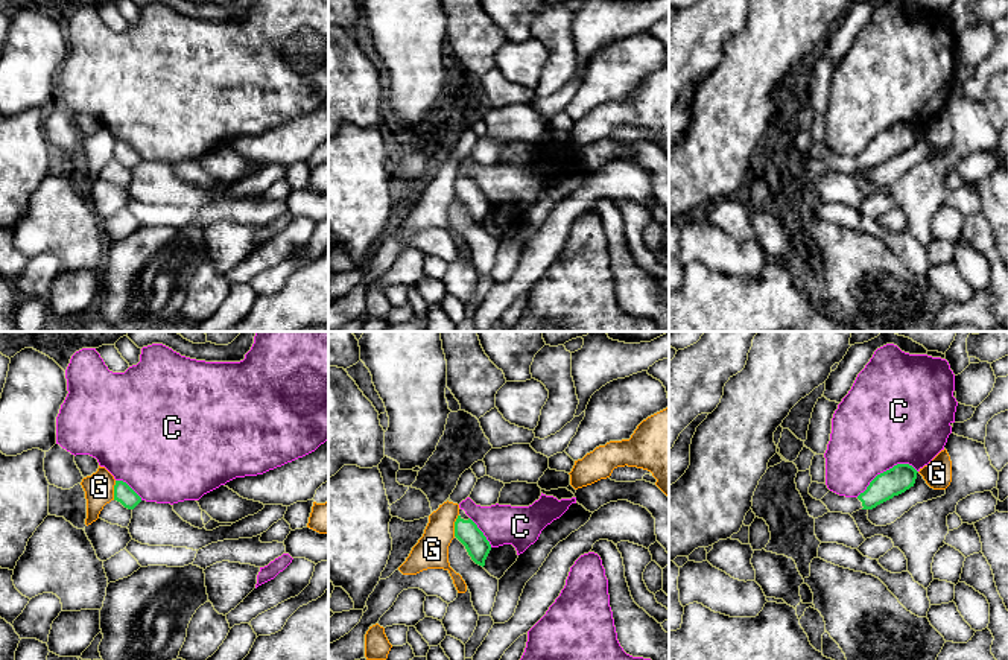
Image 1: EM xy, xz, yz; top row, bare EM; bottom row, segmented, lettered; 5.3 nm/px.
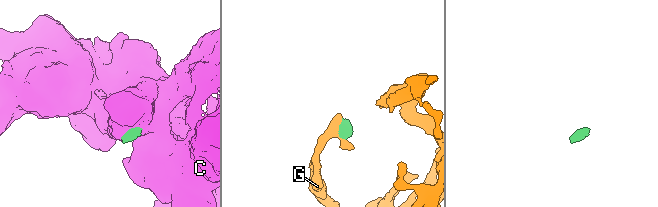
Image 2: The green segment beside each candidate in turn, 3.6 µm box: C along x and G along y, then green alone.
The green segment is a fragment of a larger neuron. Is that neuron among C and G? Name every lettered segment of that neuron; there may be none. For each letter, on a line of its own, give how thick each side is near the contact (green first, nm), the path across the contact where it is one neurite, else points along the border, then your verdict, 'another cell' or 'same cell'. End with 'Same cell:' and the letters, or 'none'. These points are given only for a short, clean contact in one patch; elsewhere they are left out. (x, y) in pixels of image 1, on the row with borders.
C: calibres 140 and 460 nm; border yz (917, 470), (908, 464), (894, 464), (881, 472), (856, 496); another cell
G: calibres 120 and 180 nm; border xz (458, 514), (453, 523), (453, 536); another cell
Same cell: none

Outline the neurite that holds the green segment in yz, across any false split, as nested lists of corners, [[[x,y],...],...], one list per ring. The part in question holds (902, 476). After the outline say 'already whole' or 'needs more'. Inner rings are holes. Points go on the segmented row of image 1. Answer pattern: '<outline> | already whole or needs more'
[[[897,464],[877,474],[857,497],[839,496],[829,491],[821,502],[830,512],[853,514],[859,509],[873,509],[914,487],[917,470],[909,464]]] | needs more

